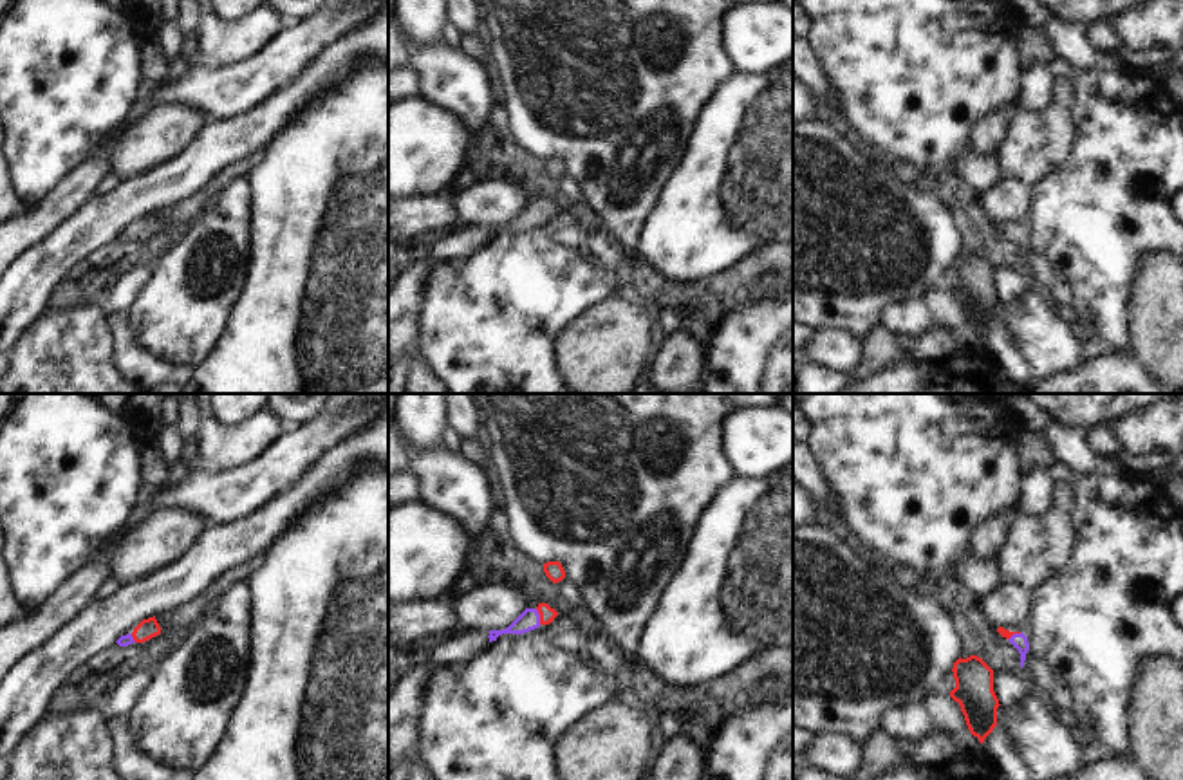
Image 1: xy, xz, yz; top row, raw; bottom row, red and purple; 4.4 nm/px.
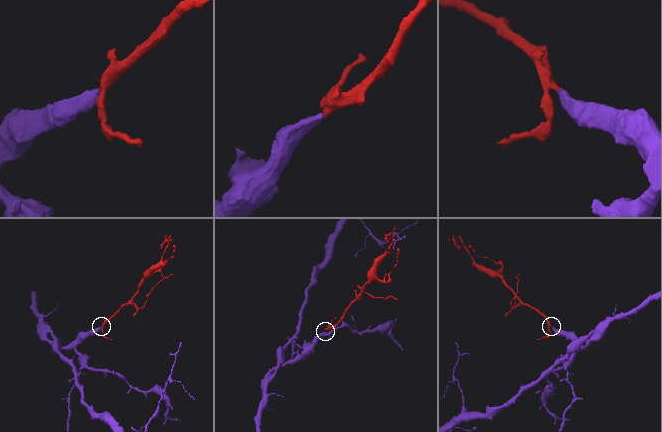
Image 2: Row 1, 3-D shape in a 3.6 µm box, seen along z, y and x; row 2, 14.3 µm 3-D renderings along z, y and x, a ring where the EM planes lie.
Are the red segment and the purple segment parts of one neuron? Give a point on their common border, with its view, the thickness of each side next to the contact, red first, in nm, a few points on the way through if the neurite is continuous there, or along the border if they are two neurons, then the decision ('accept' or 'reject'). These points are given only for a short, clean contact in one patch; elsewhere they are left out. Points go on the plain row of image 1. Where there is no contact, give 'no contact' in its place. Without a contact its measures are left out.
contact xz (540, 212); calibres 70 and 90 nm; way xz (548, 210), (540, 212), (530, 215); accept

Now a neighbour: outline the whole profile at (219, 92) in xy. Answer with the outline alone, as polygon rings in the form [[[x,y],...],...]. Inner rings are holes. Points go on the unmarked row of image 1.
[[[358,0],[343,5],[321,5],[289,27],[280,27],[255,54],[210,69],[195,63],[152,83],[152,105],[179,103],[204,116],[224,119],[246,112],[300,74],[320,47],[350,31],[383,0]]]

